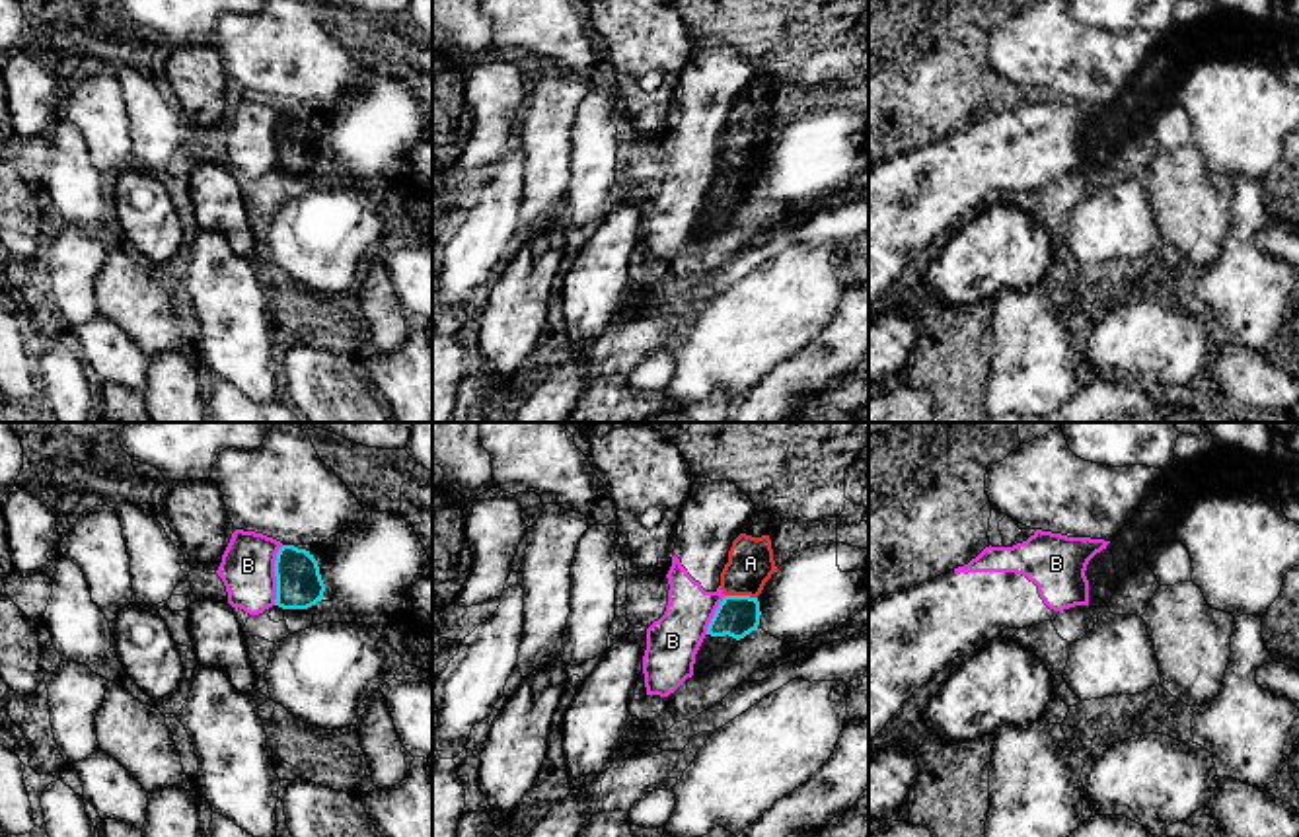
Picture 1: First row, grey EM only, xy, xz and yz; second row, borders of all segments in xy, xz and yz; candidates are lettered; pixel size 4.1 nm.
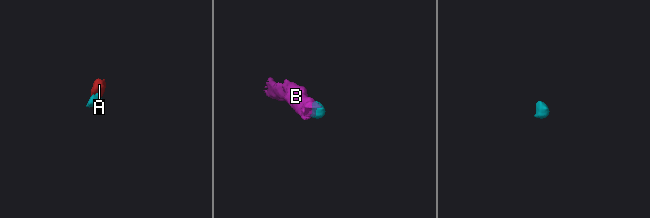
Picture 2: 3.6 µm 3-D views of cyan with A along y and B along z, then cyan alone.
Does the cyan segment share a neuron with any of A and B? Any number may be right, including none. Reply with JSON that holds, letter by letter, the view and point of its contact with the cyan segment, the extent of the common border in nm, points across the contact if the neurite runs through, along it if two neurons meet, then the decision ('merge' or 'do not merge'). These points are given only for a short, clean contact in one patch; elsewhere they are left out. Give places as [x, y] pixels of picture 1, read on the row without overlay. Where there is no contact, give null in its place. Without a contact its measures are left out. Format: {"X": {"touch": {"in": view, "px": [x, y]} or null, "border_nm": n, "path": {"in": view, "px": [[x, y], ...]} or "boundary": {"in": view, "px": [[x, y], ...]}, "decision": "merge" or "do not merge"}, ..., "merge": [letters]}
{"A": {"touch": {"in": "xz", "px": [741, 160]}, "border_nm": 140, "path": {"in": "xz", "px": [[737, 180], [741, 160], [741, 145], [750, 127]]}, "decision": "merge"}, "B": {"touch": {"in": "xy", "px": [275, 139]}, "border_nm": 260, "boundary": {"in": "xy", "px": [[283, 109], [275, 121], [273, 168]]}, "decision": "do not merge"}, "merge": ["A"]}

